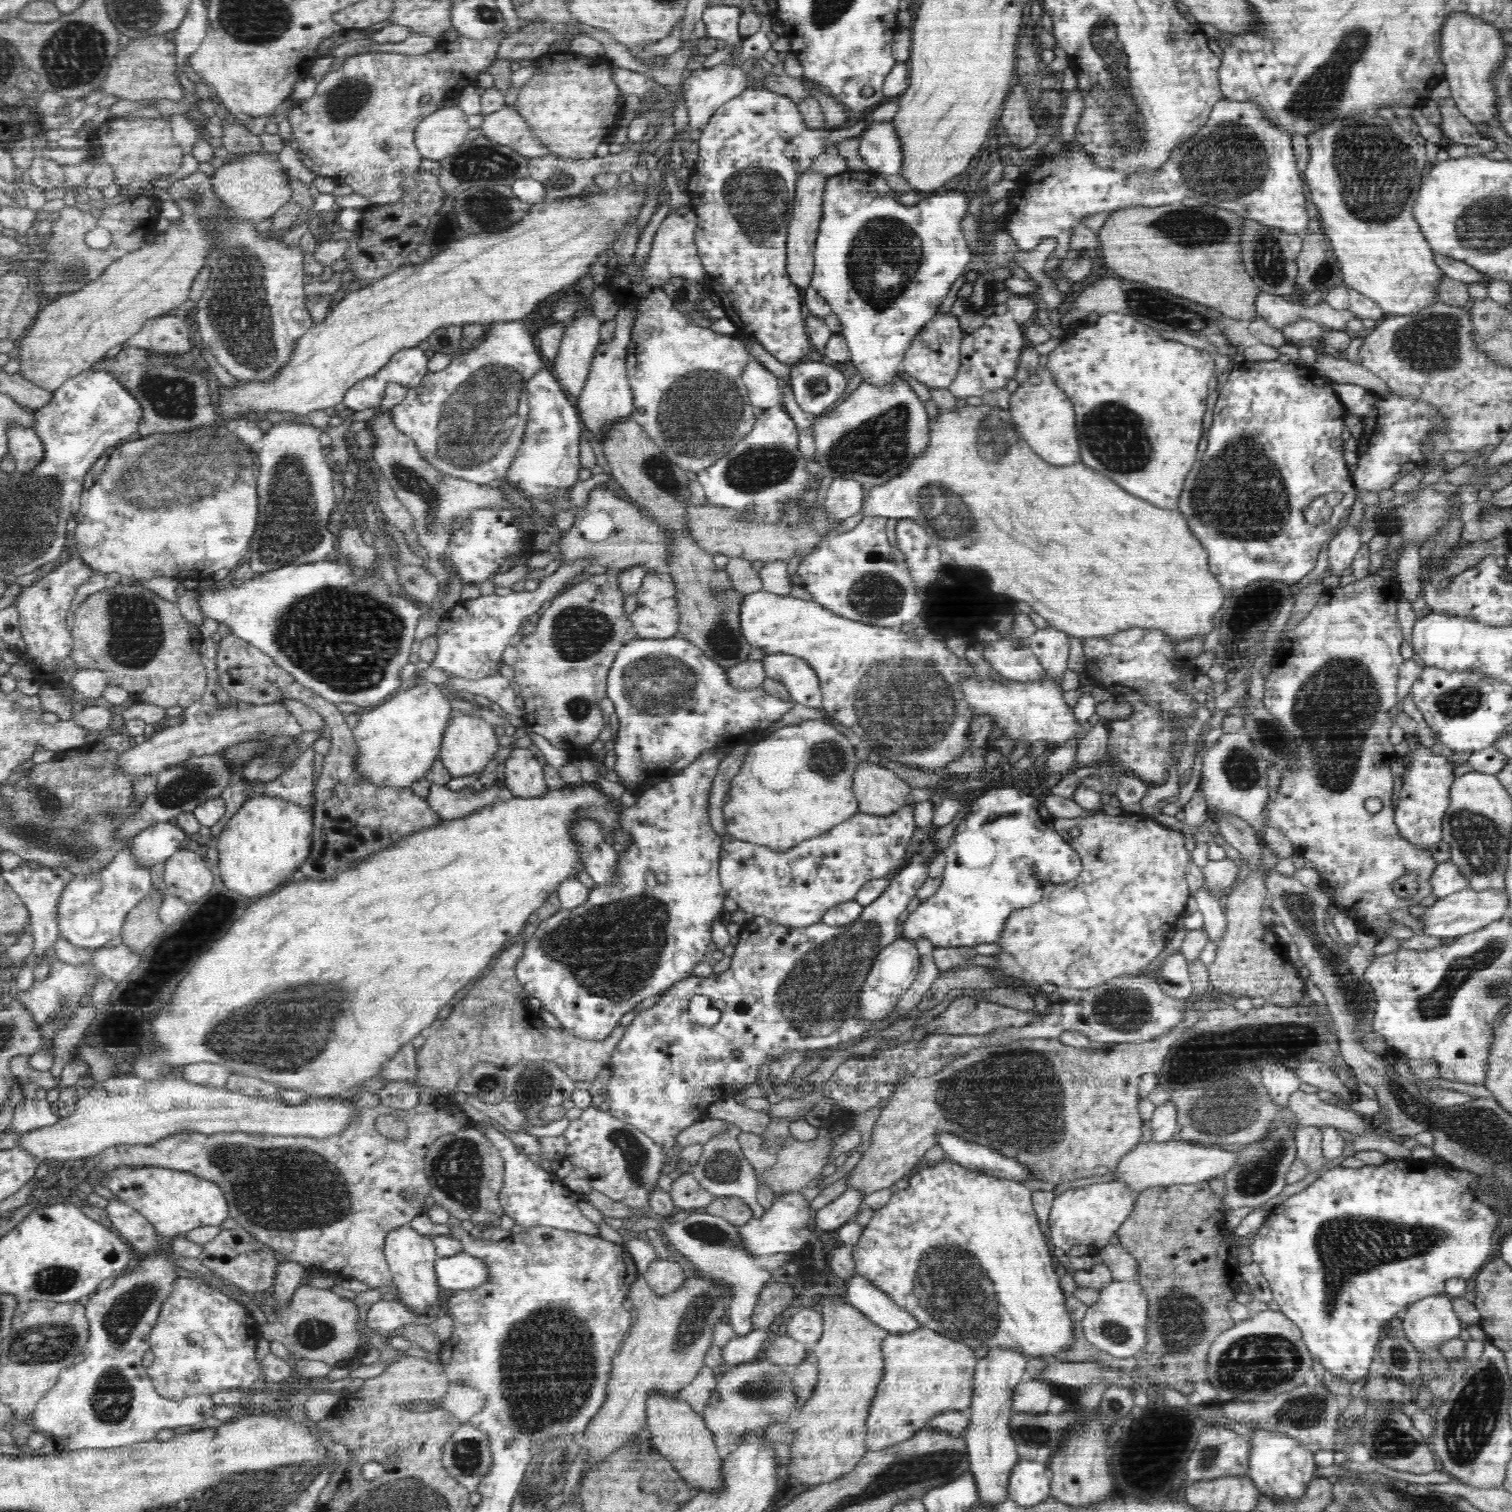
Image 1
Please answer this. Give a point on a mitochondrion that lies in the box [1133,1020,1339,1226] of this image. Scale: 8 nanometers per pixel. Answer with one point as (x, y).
(1223, 1110)

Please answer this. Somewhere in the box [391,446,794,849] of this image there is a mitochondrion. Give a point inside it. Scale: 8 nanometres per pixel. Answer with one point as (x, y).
(654, 685)

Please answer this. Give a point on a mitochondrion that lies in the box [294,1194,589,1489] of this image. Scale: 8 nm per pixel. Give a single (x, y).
(466, 1456)

